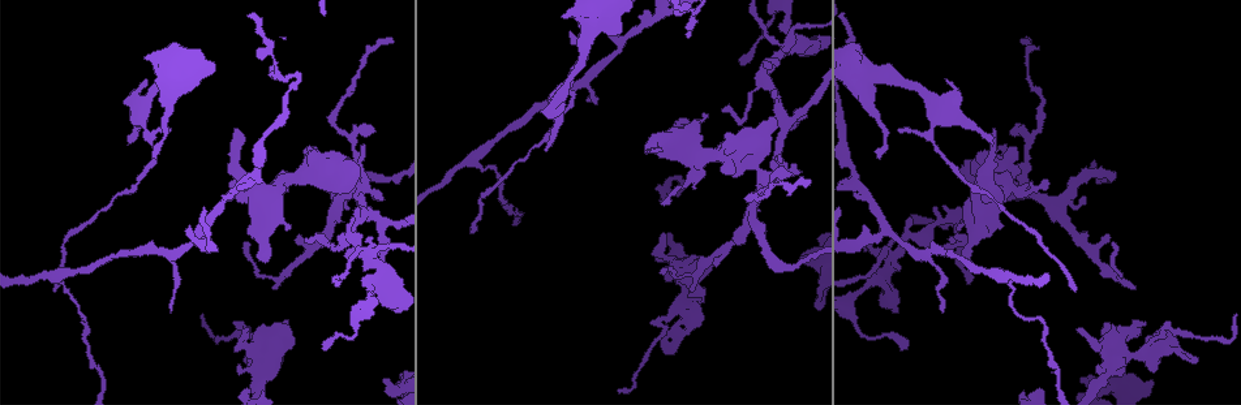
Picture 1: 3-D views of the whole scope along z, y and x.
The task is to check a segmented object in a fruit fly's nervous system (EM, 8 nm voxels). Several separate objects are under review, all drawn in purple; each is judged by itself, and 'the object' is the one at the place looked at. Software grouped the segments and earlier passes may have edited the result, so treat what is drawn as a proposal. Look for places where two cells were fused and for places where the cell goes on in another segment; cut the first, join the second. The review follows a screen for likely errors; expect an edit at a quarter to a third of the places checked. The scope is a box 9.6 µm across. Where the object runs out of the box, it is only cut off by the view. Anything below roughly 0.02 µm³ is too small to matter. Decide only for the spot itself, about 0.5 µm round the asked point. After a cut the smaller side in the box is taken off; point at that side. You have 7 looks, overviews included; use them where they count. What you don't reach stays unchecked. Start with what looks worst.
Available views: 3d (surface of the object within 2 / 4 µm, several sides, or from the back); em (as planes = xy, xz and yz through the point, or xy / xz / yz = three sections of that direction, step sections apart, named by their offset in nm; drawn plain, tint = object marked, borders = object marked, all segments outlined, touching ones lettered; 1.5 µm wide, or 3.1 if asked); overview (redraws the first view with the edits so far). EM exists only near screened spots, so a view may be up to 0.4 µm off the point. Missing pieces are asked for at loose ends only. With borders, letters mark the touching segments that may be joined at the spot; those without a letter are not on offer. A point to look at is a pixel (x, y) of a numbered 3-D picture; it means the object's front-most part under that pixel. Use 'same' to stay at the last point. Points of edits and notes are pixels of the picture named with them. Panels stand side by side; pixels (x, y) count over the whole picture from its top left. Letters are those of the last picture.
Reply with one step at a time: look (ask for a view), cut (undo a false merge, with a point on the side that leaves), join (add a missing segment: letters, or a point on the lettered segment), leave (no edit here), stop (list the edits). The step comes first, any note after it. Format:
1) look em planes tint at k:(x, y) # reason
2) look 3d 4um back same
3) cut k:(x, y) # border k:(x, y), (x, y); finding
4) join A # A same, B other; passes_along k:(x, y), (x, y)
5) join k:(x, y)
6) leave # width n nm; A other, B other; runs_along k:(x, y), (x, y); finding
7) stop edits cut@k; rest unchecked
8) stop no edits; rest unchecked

look 3d 2um at 1:(675, 121) # free end

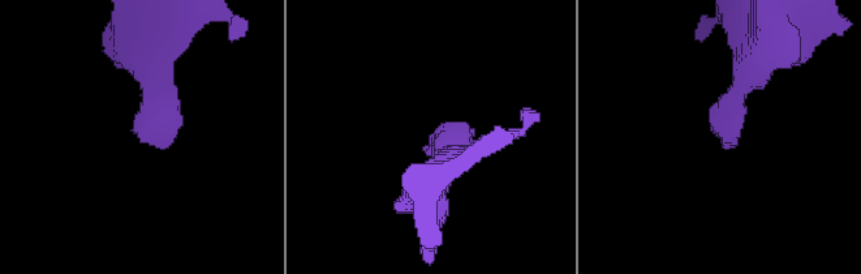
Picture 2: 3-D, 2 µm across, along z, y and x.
look em planes borders at 2:(145, 139)

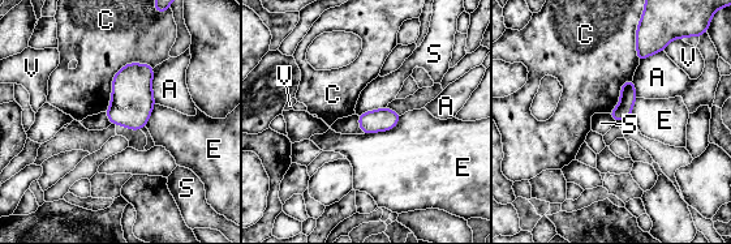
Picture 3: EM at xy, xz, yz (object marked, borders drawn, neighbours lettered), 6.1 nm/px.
leave # A other, C other, E other, S other, V other; border 3:(386, 106), (357, 115); no lettered segment goes on from it

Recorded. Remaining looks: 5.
look em planes tint at 1:(942, 309) # an open end

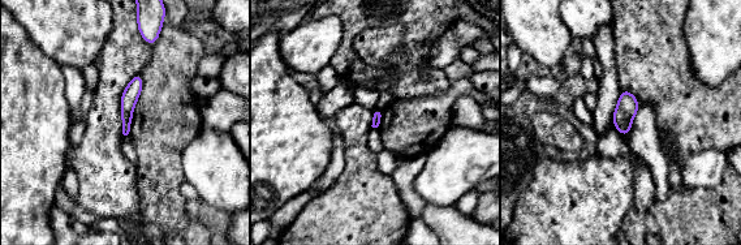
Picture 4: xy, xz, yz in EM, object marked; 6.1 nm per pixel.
look em planes borders same # what lies round it

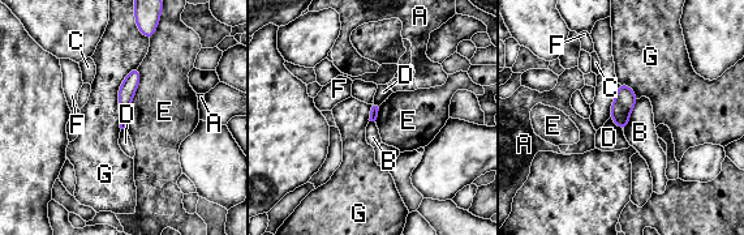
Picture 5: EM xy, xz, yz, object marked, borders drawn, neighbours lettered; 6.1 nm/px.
leave # A other, B other, C other, D other, E other, F other, G other; border 5:(138, 68), (138, 88), (125, 127); no lettered segment goes on from it

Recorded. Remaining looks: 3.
look 3d 4um at 1:(687, 29)

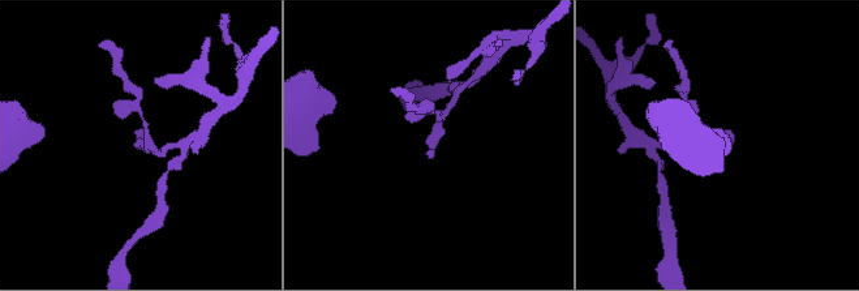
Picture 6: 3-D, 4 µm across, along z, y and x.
look em planes borders at 6:(140, 128)

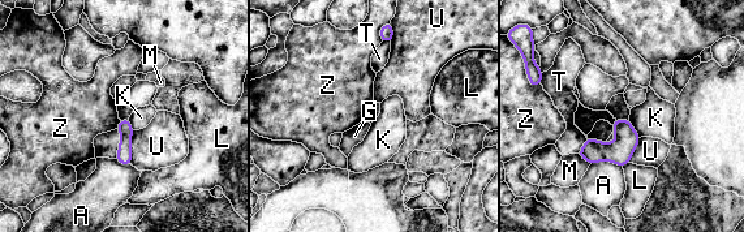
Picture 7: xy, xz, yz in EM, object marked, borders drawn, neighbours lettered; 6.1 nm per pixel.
leave # A other, G other, K other, L other, M other, T other, U other, Z other; runs_along 7:(123, 123), (128, 162); no lettered segment goes on from it

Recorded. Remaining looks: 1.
stop no edits; rest unchecked

